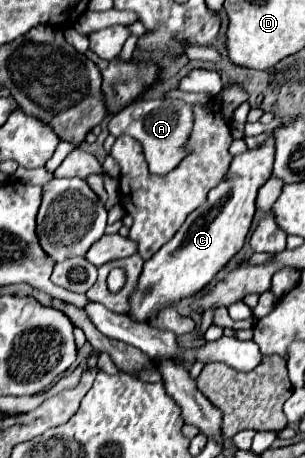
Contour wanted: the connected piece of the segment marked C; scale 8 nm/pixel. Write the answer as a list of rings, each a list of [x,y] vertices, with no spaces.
[[[272,135],[260,149],[250,149],[234,157],[224,183],[214,187],[208,193],[206,203],[190,213],[176,235],[144,263],[140,287],[136,287],[136,295],[132,295],[132,311],[128,311],[132,319],[144,323],[152,317],[156,307],[164,307],[164,303],[180,303],[182,299],[200,293],[214,279],[214,275],[242,249],[252,217],[256,213],[254,199],[258,187],[268,181],[272,173],[272,161]]]

